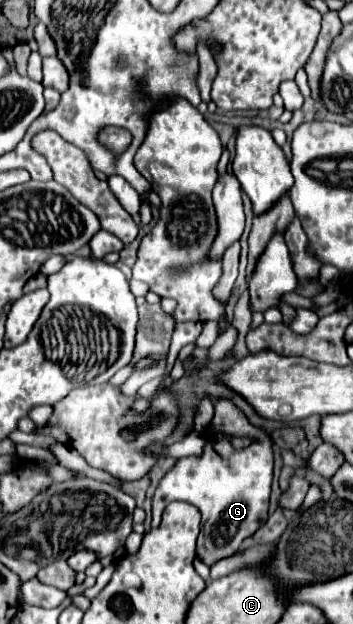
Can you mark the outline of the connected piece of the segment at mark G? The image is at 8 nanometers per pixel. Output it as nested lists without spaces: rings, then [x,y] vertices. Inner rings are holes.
[[[214,398],[212,428],[222,434],[222,438],[206,438],[204,452],[200,456],[188,456],[176,460],[176,464],[164,474],[154,496],[152,496],[152,526],[160,524],[162,510],[174,500],[190,502],[202,512],[202,540],[204,546],[198,548],[198,556],[204,564],[216,562],[216,558],[226,558],[234,554],[242,540],[252,536],[268,520],[268,500],[270,482],[274,466],[272,438],[268,432],[254,426],[246,414],[230,398]],[[234,438],[254,440],[244,448],[232,444]]]

